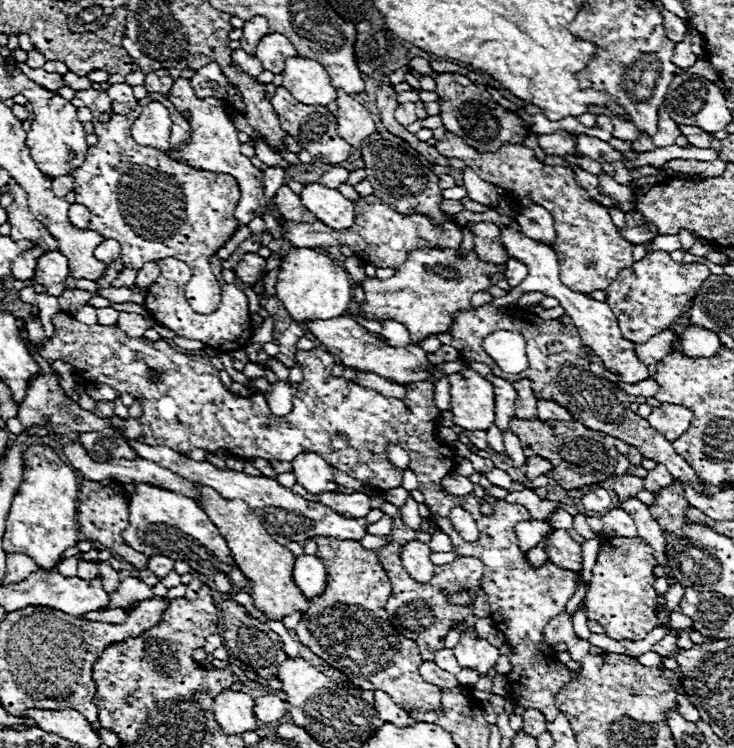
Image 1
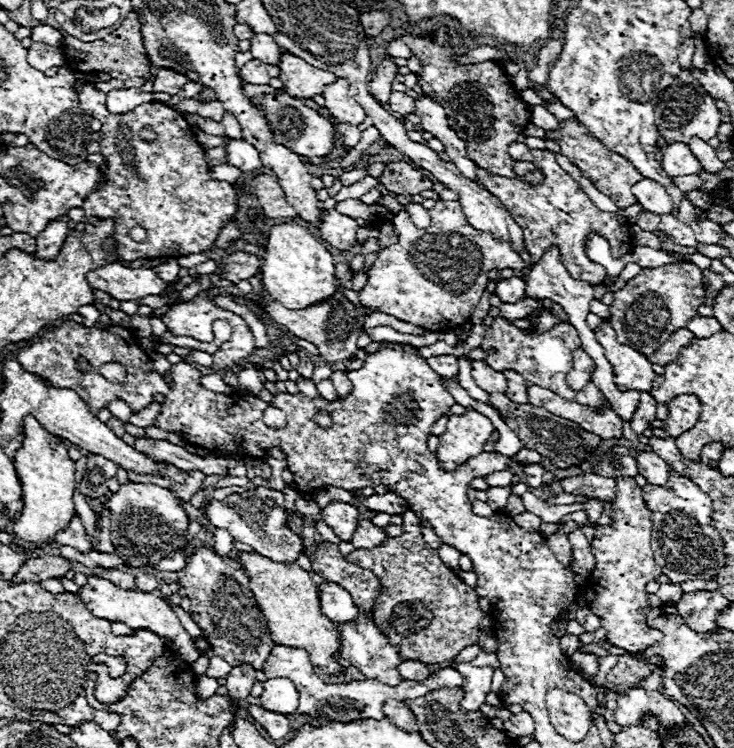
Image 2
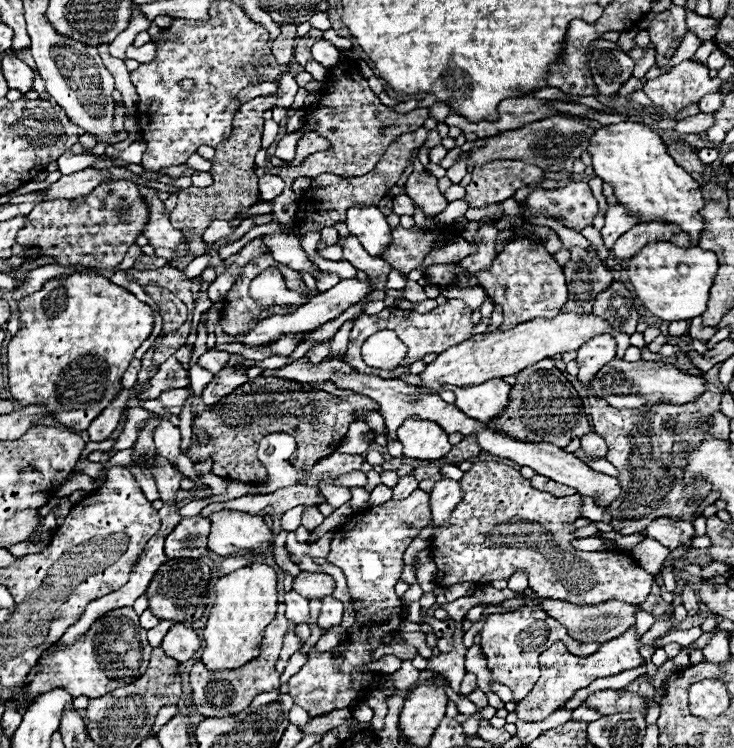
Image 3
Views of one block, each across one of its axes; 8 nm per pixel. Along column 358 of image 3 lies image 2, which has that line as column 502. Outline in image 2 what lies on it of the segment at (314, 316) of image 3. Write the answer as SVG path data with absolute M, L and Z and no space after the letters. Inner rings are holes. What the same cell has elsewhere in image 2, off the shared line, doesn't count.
M512 276L512 278L506 278L502 282L498 282L498 288L496 288L496 296L502 300L502 302L518 302L522 296L526 294L526 284L520 276Z

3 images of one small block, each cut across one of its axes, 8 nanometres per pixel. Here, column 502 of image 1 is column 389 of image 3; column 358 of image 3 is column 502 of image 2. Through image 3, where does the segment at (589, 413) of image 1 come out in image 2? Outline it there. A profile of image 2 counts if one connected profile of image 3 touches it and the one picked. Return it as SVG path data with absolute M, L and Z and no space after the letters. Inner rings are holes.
M498 316L498 318L494 318L494 322L486 328L486 334L484 334L484 340L482 340L480 348L486 352L486 350L488 350L488 344L498 350L498 352L490 352L490 354L484 356L484 362L490 364L490 368L494 368L494 370L498 370L498 372L514 370L514 372L522 374L526 386L536 384L536 386L548 388L550 392L554 392L554 394L558 394L558 396L562 396L562 398L566 398L566 400L572 400L572 402L578 402L578 404L584 404L584 406L590 406L590 408L600 408L600 406L604 406L606 398L604 398L604 394L594 386L594 382L586 384L586 388L582 388L582 390L578 390L578 392L572 390L572 388L568 388L568 384L566 384L566 374L570 372L570 366L572 366L572 352L582 346L576 328L574 328L570 322L556 324L556 326L554 326L552 330L548 330L548 332L534 332L534 330L516 328L516 326L512 326L506 318Z

